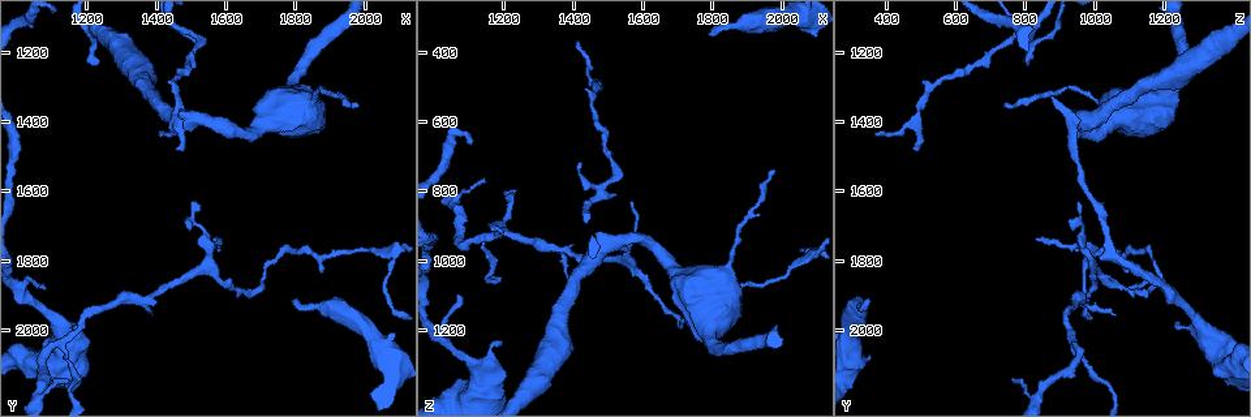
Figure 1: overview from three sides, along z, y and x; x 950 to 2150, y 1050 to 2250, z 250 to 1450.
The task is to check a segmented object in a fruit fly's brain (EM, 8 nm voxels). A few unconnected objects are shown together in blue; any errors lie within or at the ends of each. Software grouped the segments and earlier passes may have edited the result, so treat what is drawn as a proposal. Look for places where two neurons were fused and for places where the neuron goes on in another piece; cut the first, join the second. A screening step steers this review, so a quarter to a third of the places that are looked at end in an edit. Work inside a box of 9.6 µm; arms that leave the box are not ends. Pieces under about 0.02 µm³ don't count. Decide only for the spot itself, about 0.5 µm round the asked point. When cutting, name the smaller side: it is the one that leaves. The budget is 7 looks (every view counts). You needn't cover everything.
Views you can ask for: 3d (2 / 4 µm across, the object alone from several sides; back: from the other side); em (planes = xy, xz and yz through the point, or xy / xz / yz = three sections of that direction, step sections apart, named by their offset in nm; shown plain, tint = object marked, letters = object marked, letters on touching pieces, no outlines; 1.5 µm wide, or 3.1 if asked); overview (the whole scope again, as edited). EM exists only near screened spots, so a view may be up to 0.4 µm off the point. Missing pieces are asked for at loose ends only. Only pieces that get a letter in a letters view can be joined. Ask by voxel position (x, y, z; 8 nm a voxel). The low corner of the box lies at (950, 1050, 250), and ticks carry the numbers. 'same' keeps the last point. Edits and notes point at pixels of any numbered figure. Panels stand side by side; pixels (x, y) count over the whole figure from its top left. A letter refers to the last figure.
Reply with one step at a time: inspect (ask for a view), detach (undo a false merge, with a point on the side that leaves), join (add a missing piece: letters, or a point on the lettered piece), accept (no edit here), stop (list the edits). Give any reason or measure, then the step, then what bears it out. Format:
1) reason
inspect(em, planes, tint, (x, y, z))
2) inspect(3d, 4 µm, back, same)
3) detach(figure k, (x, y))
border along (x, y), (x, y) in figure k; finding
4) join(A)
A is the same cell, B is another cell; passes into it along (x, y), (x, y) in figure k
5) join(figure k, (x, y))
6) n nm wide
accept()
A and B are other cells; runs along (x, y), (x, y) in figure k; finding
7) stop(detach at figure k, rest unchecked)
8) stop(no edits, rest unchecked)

free end
inspect(em, xy, step 8, letters, (1800, 1910, 360))

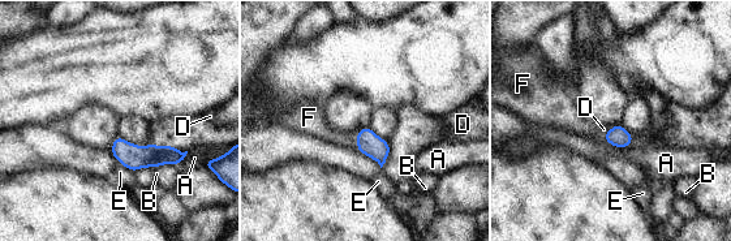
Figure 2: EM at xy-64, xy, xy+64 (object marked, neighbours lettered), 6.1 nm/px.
another direction
inspect(em, planes, letters, same)

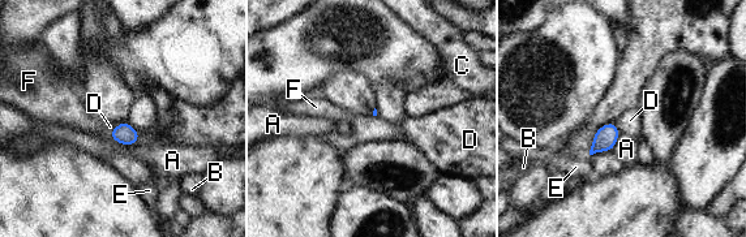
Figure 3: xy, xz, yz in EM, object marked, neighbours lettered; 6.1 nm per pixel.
join(F)
F is the same cell, A, B, C, D and E are other cells; passes into it along (124, 134), (110, 134), (74, 115) in figure 3; the neuron continues

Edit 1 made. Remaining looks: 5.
inspect(overview)

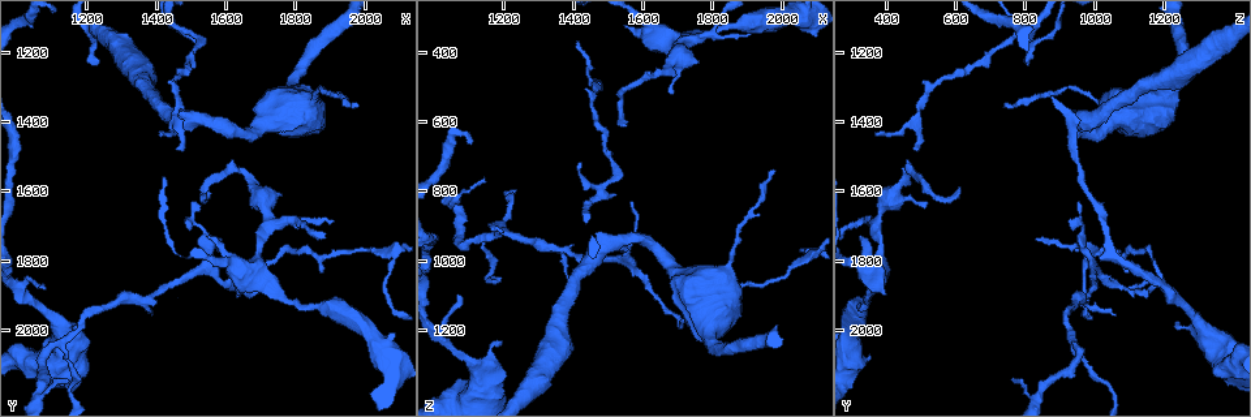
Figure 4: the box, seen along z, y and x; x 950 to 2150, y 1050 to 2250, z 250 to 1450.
tapers out
inspect(em, xy, step 8, letters, (1970, 1350, 740))

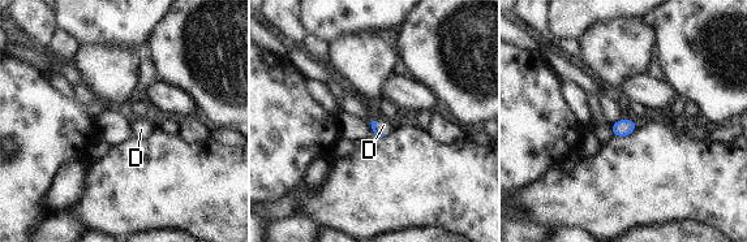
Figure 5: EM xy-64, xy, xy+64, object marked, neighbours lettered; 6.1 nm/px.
inspect(em, planes, letters, same)

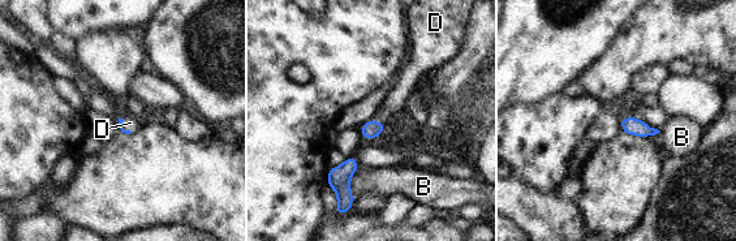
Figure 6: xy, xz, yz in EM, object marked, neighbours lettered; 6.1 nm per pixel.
B touches over 180 nm
join(D)
D is the same cell, B is another cell; it goes on there

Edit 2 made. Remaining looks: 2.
stop(join at figure 3, join at figure 6, rest unchecked)

